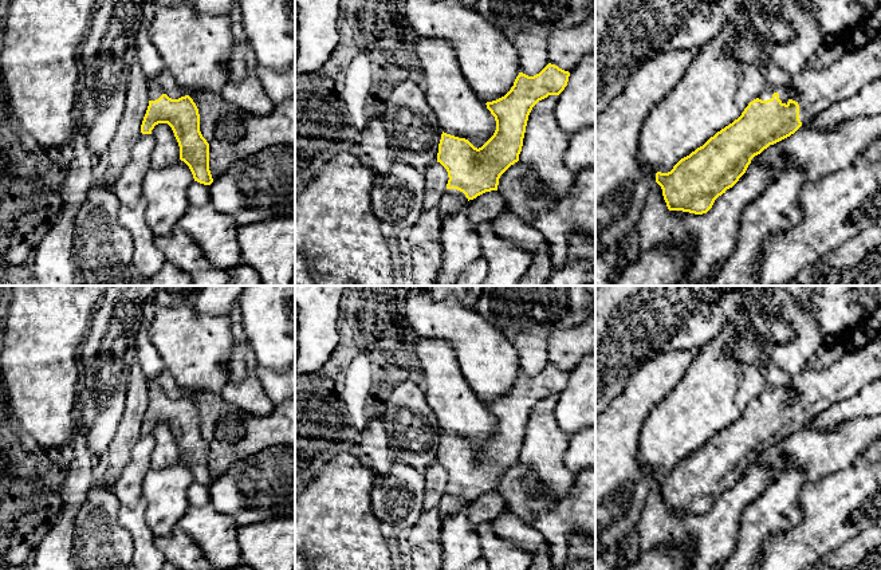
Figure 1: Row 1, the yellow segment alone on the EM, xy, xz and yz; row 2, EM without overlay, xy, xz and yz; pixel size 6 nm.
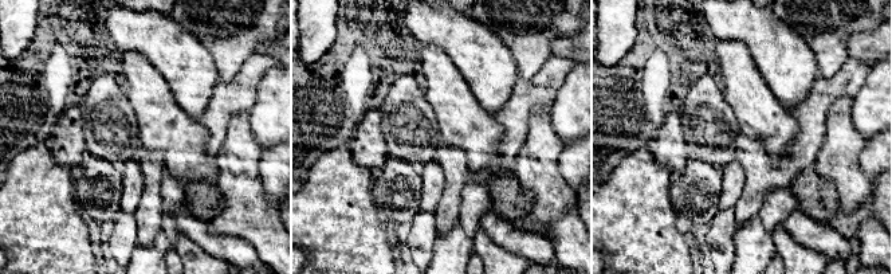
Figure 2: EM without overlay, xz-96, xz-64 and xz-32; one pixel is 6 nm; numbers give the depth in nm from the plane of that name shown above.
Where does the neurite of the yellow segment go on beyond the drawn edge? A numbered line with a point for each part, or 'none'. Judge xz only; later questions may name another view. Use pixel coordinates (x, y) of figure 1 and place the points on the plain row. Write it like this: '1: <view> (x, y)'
1: xz (452, 500)

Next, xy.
1: xy (154, 388)

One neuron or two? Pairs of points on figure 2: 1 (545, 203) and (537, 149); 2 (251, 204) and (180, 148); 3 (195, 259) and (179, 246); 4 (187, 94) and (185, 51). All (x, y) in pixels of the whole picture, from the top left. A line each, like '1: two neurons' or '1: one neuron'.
1: one neuron
2: two neurons
3: one neuron
4: one neuron

